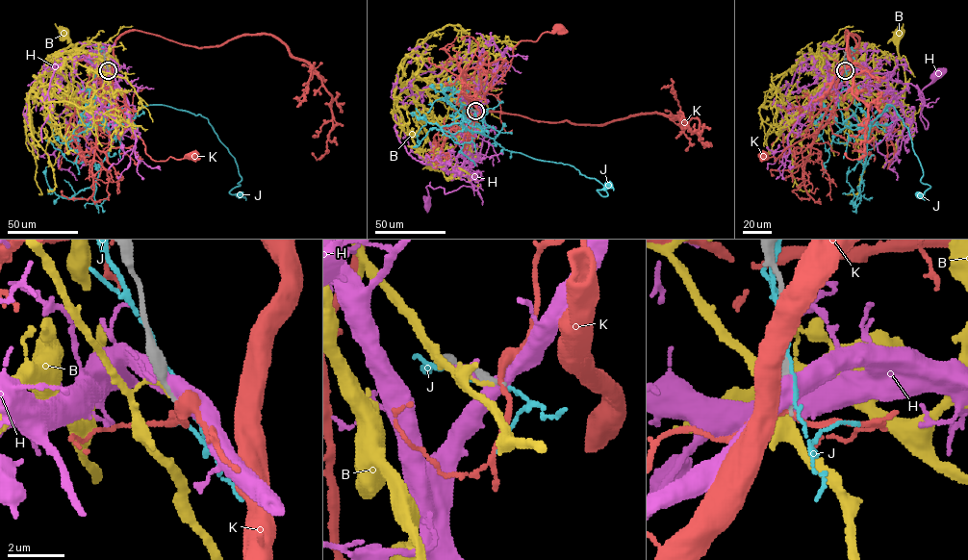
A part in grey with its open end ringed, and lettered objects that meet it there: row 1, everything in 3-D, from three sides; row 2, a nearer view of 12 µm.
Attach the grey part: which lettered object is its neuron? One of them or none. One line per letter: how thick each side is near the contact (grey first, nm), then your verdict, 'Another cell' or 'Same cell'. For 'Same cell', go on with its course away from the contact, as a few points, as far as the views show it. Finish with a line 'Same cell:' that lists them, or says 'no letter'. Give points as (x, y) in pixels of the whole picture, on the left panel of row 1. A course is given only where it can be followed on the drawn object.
B: Thickness 360 nm (grey) against 130 nm. Another cell
H: Thickness 360 nm (grey) against 440 nm. Another cell
J: Thickness 160 nm (grey) against 100 nm. Another cell
K: Thickness 140 nm (grey) against 220 nm. Another cell
Same cell: no letter

